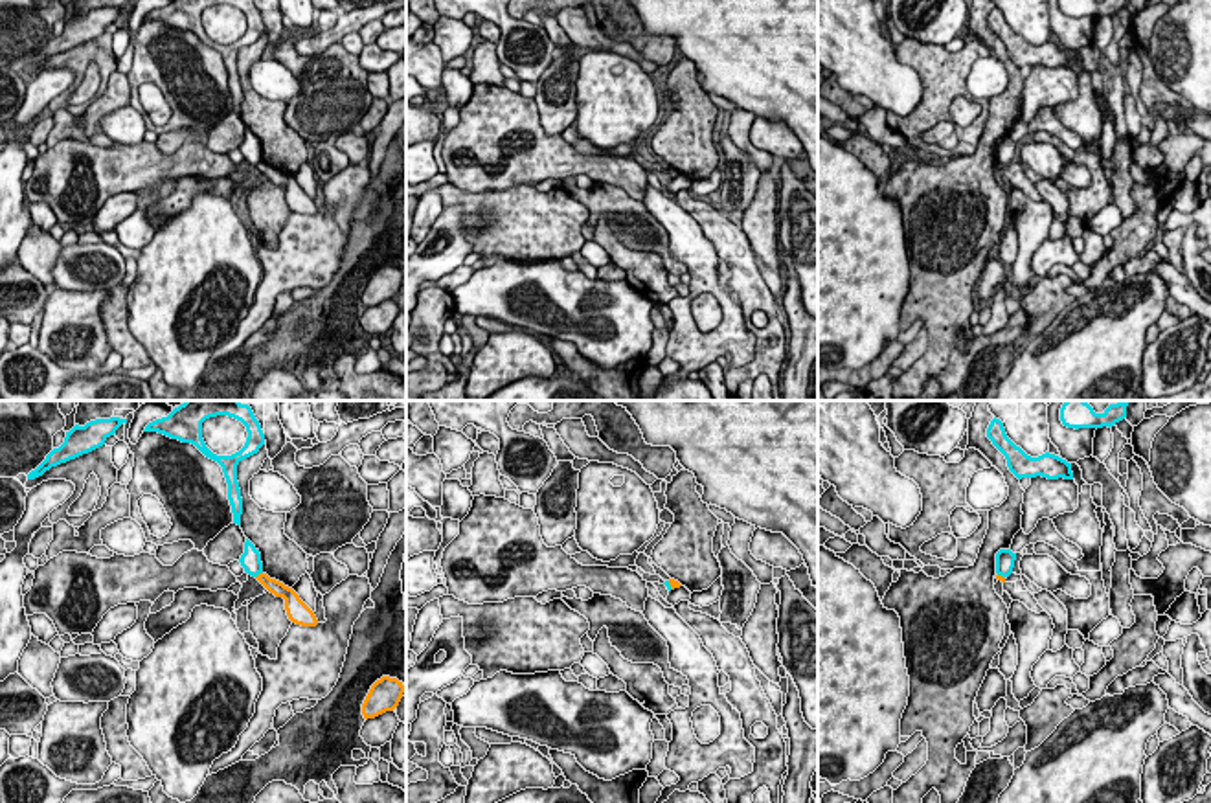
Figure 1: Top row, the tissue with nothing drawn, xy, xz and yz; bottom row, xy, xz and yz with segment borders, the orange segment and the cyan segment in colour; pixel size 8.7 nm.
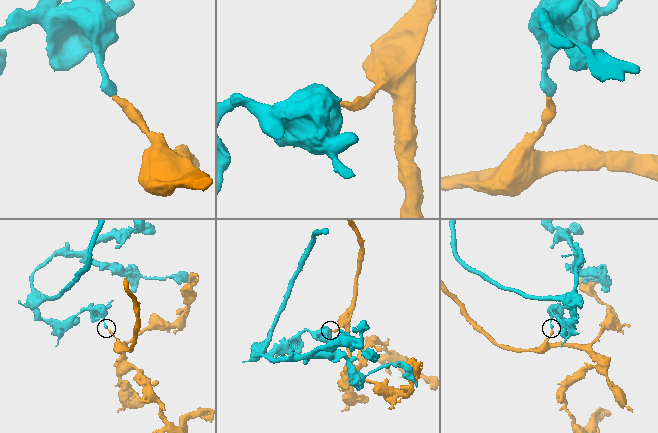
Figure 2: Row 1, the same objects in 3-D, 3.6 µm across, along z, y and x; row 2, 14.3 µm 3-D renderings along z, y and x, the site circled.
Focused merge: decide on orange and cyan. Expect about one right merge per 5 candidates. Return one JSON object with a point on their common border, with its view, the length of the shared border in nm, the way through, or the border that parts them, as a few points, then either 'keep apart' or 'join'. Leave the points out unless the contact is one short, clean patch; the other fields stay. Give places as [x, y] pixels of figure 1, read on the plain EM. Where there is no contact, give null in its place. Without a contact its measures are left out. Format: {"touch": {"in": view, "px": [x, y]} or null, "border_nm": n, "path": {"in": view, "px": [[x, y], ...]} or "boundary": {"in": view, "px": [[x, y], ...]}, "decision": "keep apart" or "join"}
{"touch": {"in": "xy", "px": [258, 164]}, "border_nm": 80, "boundary": {"in": "xy", "px": [[261, 160], [256, 166]]}, "decision": "keep apart"}

